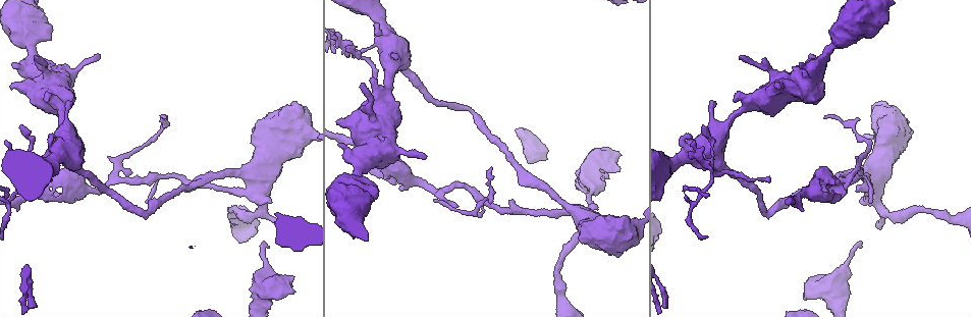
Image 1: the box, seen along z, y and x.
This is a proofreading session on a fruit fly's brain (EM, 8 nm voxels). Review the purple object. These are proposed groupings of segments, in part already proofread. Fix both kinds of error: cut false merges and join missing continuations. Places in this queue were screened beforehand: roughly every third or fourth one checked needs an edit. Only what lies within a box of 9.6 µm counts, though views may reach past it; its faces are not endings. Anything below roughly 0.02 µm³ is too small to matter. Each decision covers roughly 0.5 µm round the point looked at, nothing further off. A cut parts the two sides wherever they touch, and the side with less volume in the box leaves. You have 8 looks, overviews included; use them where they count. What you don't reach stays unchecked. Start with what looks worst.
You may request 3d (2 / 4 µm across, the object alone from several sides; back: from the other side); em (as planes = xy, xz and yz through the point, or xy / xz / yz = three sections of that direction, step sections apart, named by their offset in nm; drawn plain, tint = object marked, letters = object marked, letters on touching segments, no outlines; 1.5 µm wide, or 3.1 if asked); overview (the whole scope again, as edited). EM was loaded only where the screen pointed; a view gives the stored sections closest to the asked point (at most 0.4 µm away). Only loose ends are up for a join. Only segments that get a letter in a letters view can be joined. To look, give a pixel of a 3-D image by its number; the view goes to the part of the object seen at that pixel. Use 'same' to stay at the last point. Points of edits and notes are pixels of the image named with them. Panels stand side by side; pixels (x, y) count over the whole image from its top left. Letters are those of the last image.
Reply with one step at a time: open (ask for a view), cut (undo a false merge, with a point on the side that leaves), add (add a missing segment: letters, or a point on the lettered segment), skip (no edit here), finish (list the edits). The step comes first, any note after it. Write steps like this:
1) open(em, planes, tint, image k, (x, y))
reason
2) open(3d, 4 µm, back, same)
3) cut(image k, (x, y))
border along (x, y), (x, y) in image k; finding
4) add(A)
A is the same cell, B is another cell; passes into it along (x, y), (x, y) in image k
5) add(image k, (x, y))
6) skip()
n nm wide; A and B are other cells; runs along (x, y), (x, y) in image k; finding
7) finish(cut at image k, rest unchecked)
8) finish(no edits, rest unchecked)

open(3d, 4 µm, image 1, (345, 52))
sharp bend

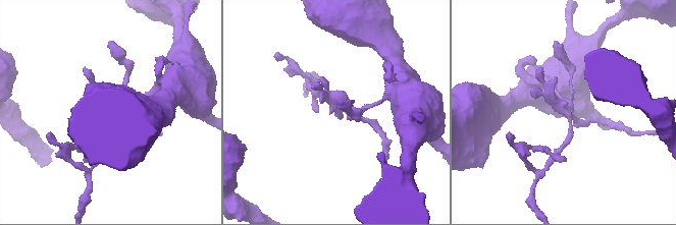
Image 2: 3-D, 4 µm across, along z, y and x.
open(em, planes, tint, image 2, (560, 105))

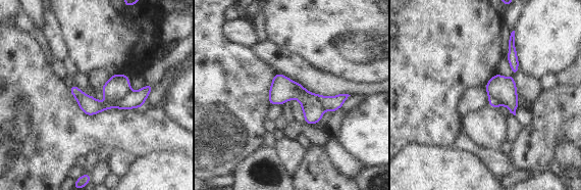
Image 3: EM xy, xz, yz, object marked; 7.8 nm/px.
open(em, planes, letters, same)
see the neighbours

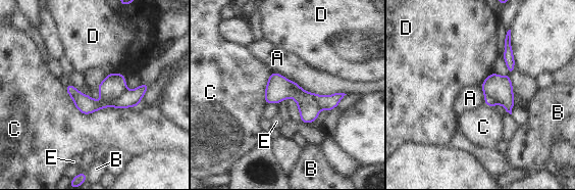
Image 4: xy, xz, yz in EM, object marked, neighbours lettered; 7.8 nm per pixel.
cut(image 4, (114, 84))
A, B, C, D and E are other cells; the part that leaves runs along (508, 41), (509, 109) in image 4; two neurons meet here

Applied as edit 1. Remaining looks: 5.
open(overview)
redraw

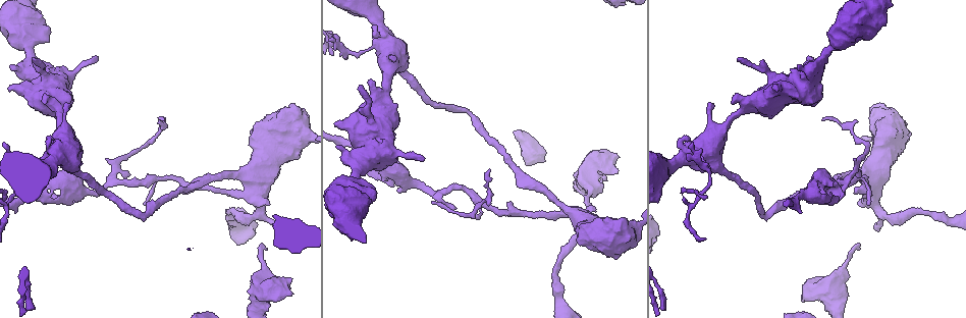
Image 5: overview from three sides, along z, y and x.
open(3d, 2 µm, image 5, (456, 209))
thin end

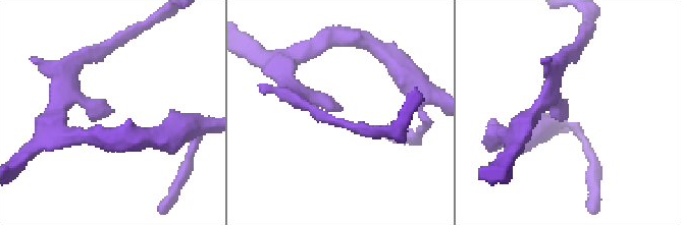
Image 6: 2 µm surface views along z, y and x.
open(em, planes, letters, image 6, (113, 111))

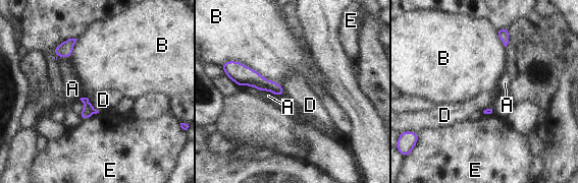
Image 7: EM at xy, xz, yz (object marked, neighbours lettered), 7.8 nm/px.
skip()
A, B, D and E are other cells; border along (87, 98), (98, 112) in image 7; none of them fits

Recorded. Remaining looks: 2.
finish(cut at image 4, rest unchecked)

